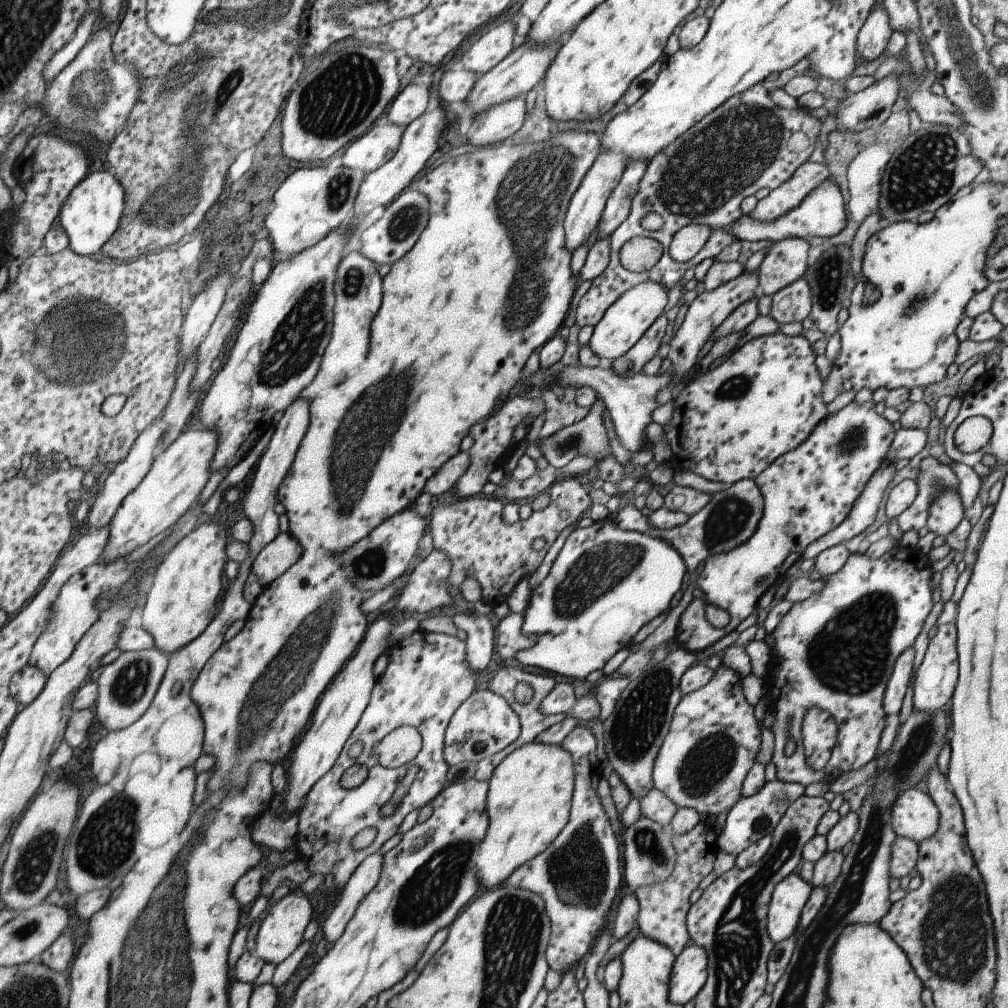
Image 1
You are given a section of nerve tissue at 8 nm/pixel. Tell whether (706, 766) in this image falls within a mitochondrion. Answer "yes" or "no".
yes

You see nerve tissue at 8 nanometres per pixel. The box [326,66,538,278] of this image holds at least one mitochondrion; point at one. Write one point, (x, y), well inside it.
(403, 225)

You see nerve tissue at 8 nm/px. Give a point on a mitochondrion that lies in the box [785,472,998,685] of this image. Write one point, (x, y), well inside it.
(940, 482)

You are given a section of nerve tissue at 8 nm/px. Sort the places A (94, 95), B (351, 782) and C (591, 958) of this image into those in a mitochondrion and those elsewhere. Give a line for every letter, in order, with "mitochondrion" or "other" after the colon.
A: mitochondrion
B: mitochondrion
C: other

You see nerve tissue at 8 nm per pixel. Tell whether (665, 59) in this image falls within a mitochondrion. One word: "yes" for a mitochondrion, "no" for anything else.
no

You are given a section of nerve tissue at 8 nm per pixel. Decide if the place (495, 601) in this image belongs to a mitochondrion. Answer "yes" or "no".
no

